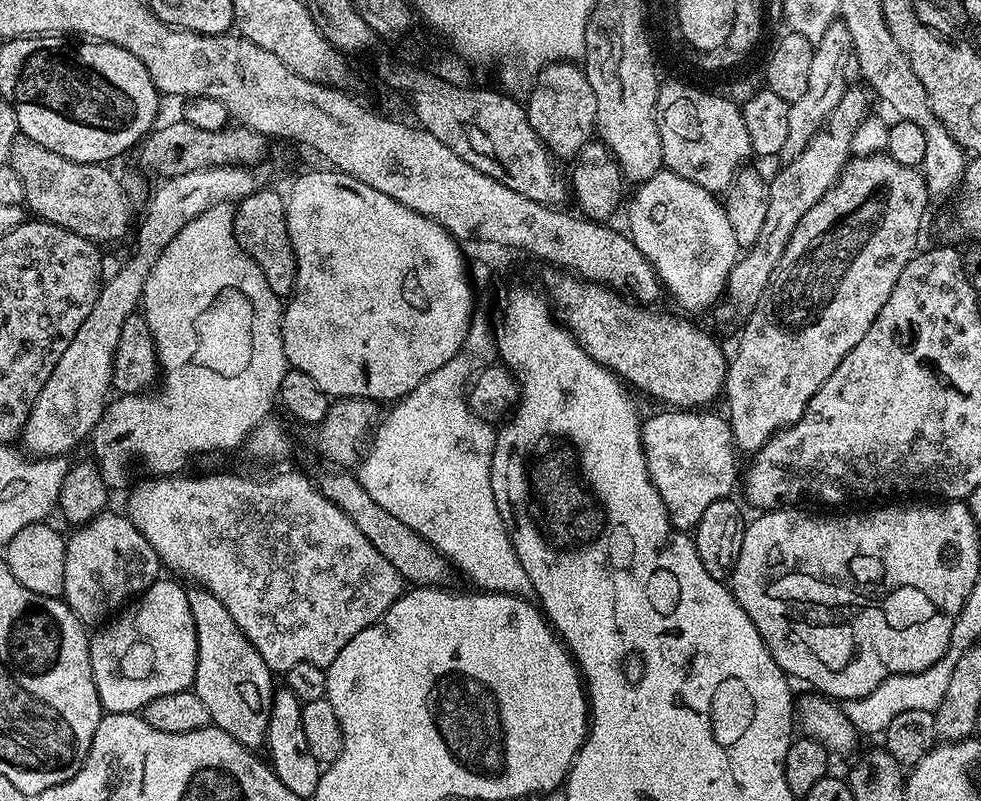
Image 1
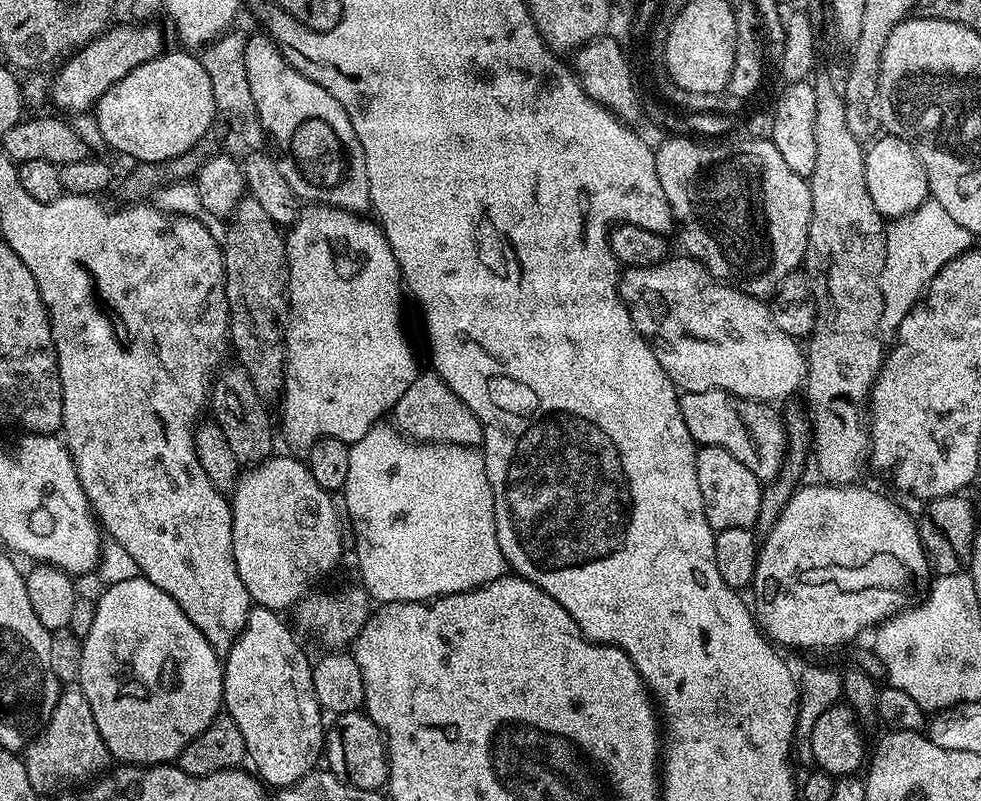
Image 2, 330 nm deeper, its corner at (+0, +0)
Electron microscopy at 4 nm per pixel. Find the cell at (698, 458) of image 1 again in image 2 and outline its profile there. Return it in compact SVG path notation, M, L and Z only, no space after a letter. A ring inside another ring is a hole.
M705 444L696 449L696 473L698 474L698 490L702 490L702 502L706 510L706 522L716 532L731 528L752 528L758 518L758 510L762 506L764 488L762 482L730 450L722 450L722 446Z

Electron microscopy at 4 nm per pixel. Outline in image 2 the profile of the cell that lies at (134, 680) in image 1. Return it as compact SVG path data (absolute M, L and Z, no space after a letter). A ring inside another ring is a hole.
M138 575L130 578L129 581L109 584L103 590L105 592L95 601L93 626L79 645L80 677L78 677L78 683L85 694L86 702L89 703L90 710L93 711L98 734L104 740L109 757L113 761L120 760L116 762L121 765L151 766L175 761L185 746L195 736L202 735L212 725L213 720L221 715L224 703L224 665L221 657L210 646L210 642L206 642L206 638L202 638L198 626L194 626L194 622L190 622L190 618L186 618L186 614L182 614L178 602L174 602L174 598L170 598L170 594L158 590L158 586L154 586L154 582L150 582L144 579L143 576Z

